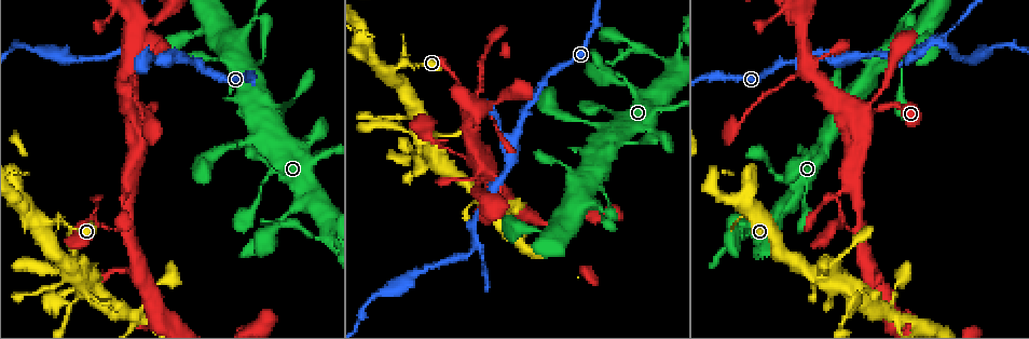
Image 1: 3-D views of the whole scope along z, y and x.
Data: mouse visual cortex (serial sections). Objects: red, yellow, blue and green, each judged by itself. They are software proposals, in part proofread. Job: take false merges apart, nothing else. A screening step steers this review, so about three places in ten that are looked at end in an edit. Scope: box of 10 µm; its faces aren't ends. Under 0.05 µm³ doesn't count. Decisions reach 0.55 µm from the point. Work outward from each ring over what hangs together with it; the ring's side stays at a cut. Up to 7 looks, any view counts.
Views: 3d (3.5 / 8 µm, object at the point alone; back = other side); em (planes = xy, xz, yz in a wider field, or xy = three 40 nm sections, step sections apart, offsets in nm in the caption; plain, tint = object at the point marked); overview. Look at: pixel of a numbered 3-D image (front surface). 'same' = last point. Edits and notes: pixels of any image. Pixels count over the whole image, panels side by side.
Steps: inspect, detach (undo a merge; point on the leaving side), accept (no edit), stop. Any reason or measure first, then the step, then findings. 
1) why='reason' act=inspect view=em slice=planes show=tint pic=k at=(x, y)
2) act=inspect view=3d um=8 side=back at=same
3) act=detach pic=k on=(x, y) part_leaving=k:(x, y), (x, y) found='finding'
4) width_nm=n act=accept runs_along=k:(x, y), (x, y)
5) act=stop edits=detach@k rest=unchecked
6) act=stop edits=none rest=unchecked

why='looks like a crossing' act=inspect view=3d um=8 pic=1 at=(132, 16)

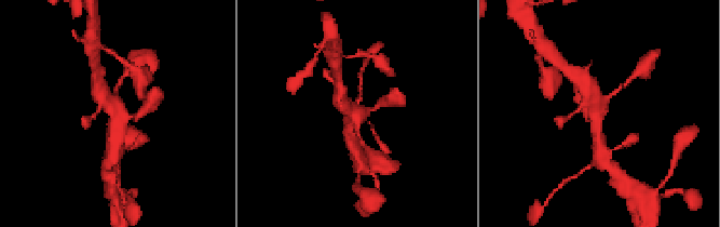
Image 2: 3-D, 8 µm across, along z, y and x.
act=inspect view=em slice=xy step=5 show=tint at=same

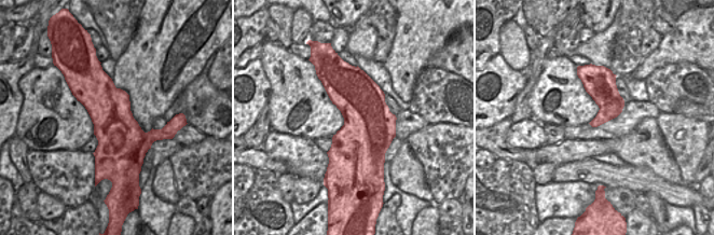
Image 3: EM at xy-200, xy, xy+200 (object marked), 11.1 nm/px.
act=accept runs_along=2:(599, 143), (596, 108), (576, 110) found='one cell here'

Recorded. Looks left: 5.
why='three-way junction' act=inspect view=3d um=3.5 pic=1 at=(132, 215)

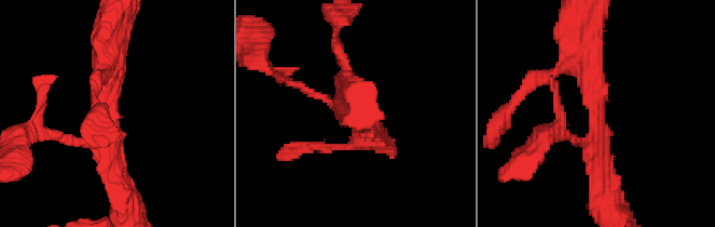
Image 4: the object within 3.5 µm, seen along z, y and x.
arms=3 arm_widths_nm=100,250,350 act=inspect view=em slice=xy step=2 show=tint pic=4 at=(594, 125)

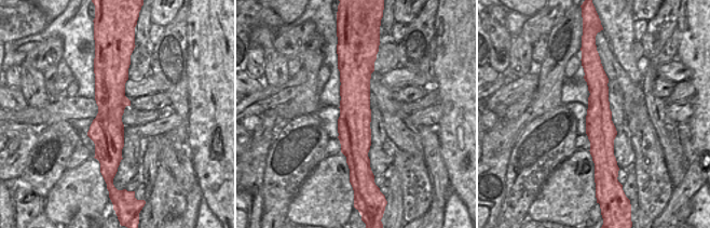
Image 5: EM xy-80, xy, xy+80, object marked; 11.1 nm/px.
act=accept runs_along=4:(585, 53), (606, 192) found='one cell here'

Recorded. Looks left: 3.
why='looks like a crossing' act=inspect view=3d um=3.5 pic=1 at=(893, 314)

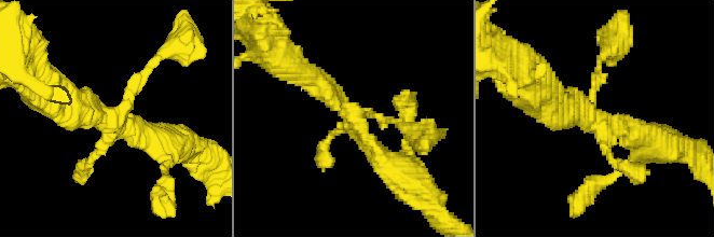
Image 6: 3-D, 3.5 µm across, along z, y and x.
arms=4 arm_widths_nm=150,150,350,350 why='need the tissue' act=inspect view=em slice=xy step=3 show=tint pic=6 at=(596, 120)

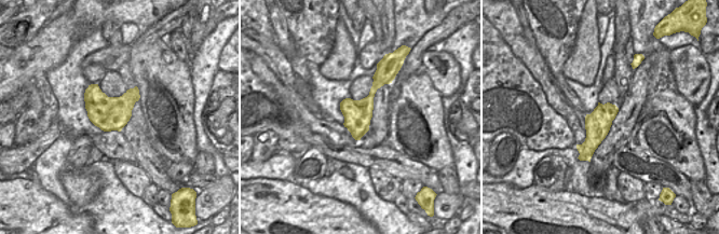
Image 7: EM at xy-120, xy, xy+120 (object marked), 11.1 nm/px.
act=accept runs_along=6:(302, 73), (356, 117), (395, 170) found='continuous, no second cell'

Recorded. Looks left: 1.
act=stop edits=none rest=unchecked

